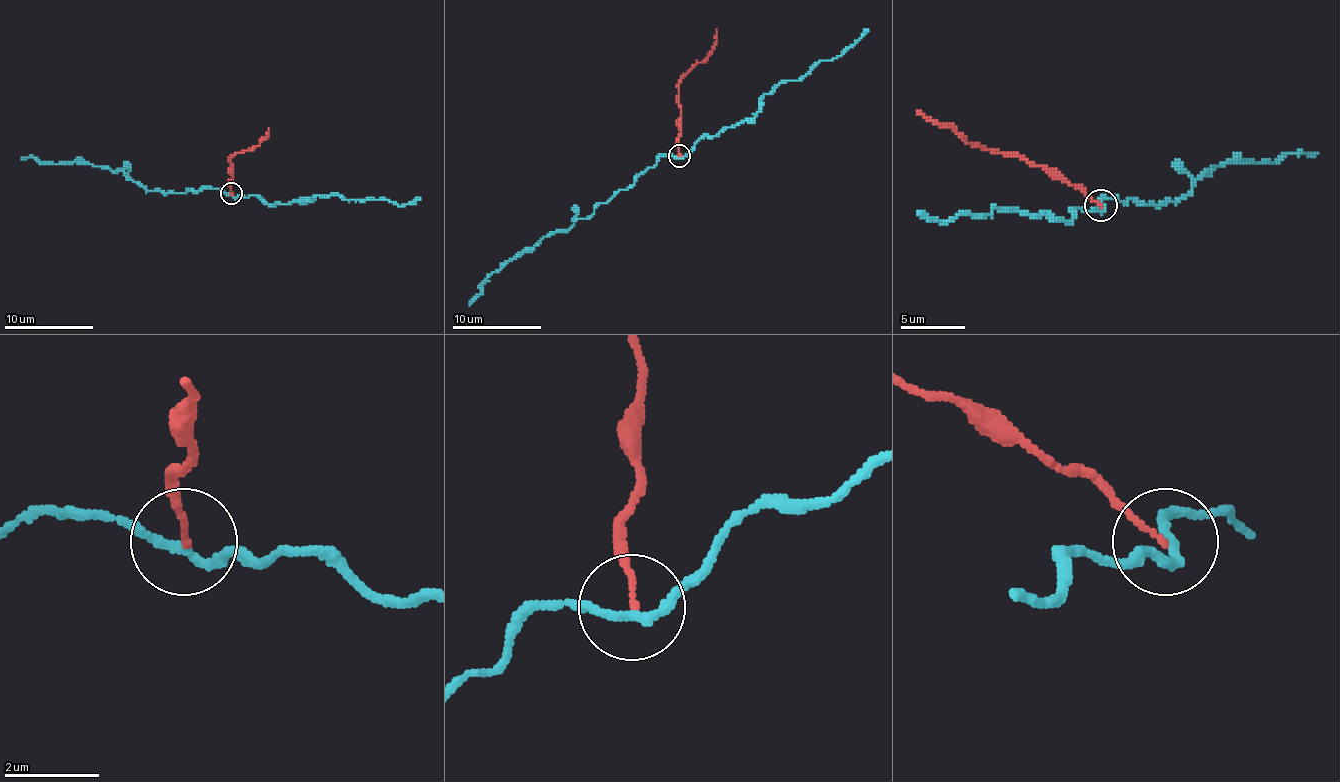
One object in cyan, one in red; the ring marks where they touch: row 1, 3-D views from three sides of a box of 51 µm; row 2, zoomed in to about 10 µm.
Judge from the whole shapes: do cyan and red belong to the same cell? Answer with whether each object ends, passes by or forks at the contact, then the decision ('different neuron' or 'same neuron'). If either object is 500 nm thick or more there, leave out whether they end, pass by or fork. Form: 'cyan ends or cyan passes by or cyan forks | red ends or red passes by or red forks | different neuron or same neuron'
cyan passes by | red ends | different neuron

